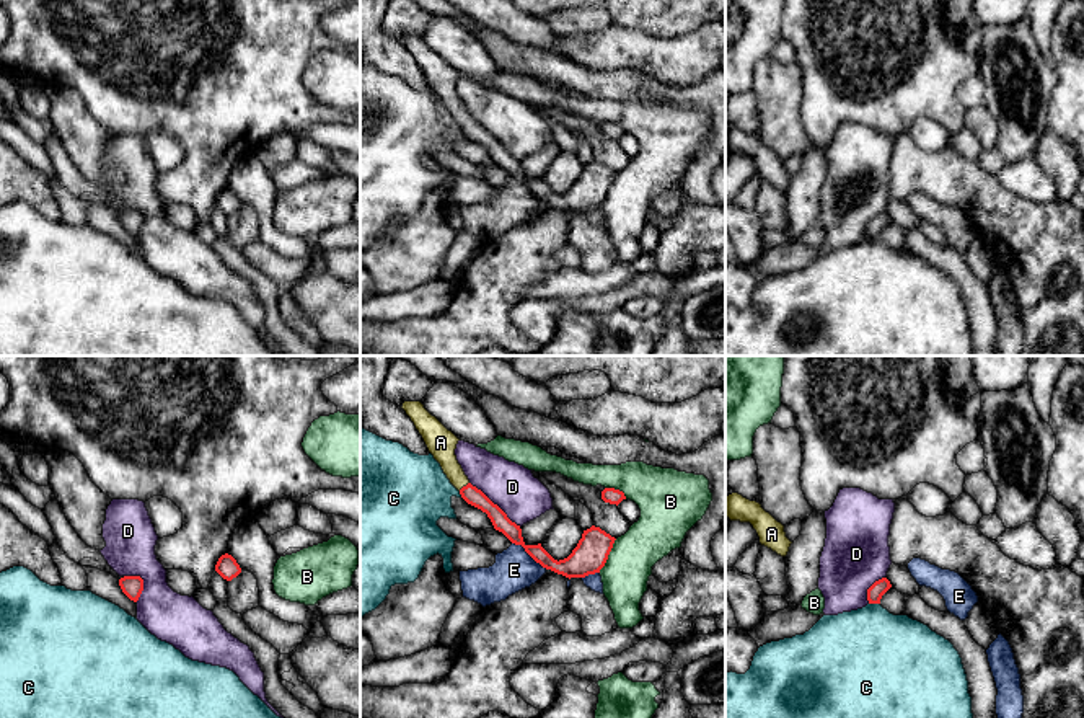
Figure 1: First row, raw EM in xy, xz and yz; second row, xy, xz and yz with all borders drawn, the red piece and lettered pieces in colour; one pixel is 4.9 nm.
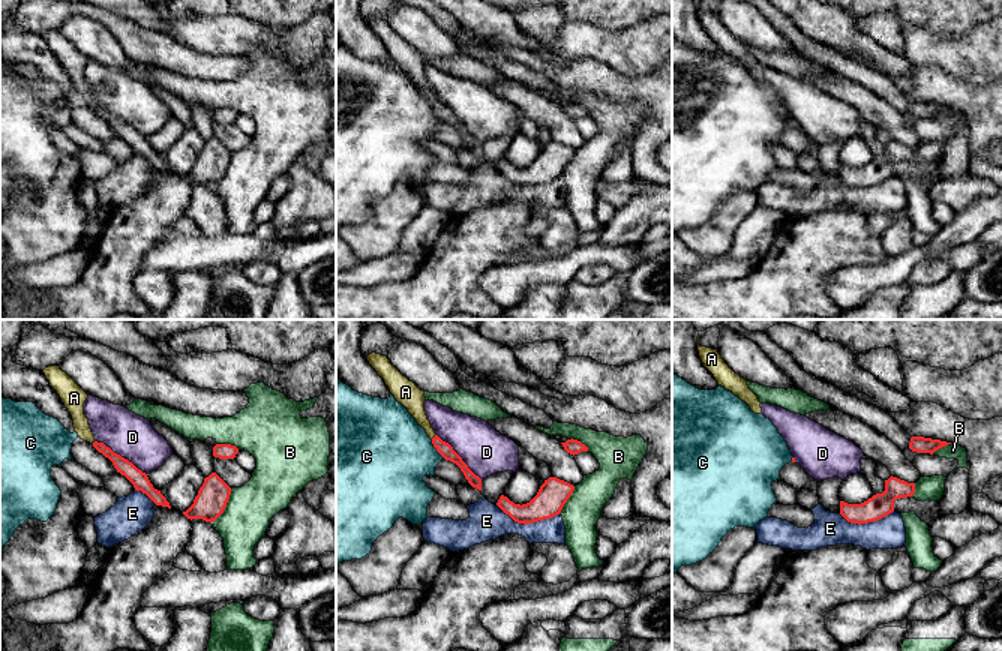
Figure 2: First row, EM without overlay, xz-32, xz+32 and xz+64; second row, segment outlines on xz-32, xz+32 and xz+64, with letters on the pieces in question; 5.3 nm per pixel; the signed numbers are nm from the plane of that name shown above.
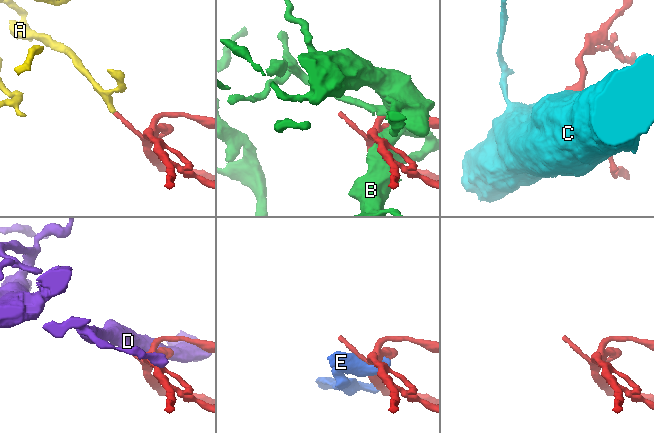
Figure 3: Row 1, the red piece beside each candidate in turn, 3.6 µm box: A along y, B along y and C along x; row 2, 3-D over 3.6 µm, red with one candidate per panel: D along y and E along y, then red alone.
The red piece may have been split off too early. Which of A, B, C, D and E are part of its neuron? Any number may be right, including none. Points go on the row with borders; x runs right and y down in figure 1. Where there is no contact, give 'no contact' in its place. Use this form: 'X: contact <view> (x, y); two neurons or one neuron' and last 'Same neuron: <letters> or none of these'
A: contact xz (463, 487); one neuron
B: contact xz (608, 554); two neurons
C: contact yz (874, 602); two neurons
D: contact xz (496, 505); two neurons
E: contact xz (530, 555); two neurons
Same neuron: A

